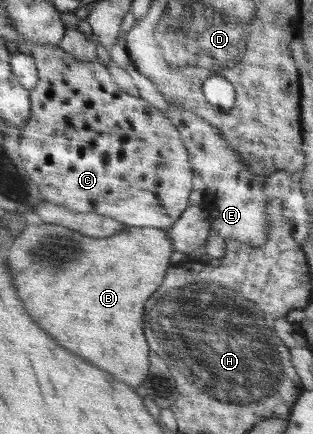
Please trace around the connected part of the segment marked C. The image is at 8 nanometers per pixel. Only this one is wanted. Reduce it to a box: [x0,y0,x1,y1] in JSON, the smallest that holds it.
[19,45,194,231]

